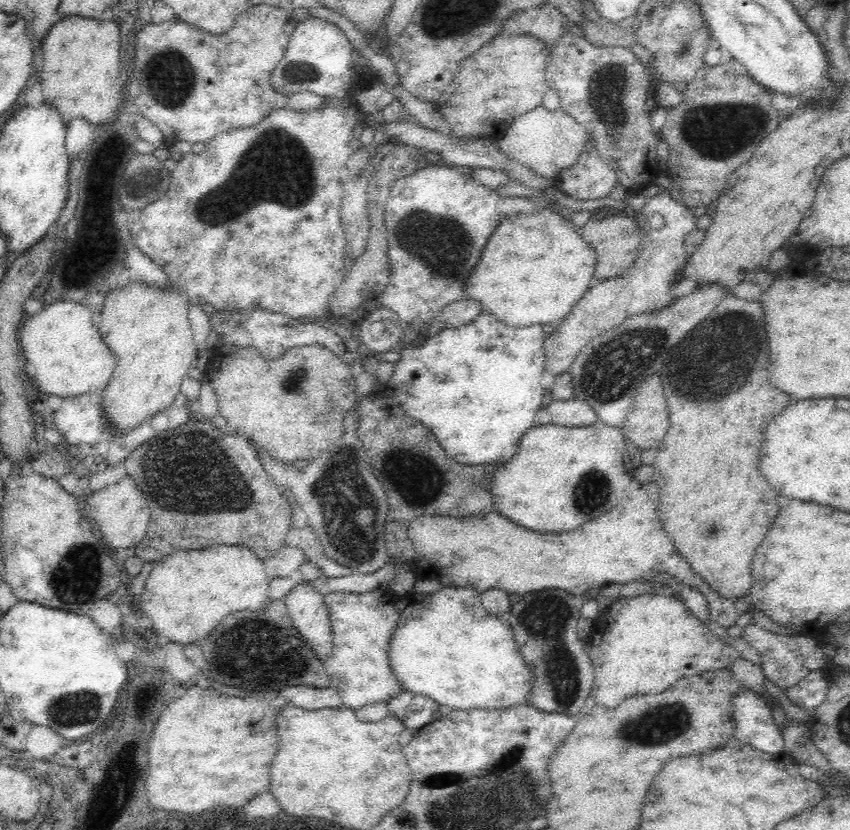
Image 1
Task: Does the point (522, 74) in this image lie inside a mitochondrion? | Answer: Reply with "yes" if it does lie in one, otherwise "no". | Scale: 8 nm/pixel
no

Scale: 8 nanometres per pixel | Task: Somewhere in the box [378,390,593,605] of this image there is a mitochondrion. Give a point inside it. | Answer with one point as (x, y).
(422, 499)

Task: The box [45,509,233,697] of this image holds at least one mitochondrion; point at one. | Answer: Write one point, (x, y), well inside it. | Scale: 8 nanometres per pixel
(80, 577)

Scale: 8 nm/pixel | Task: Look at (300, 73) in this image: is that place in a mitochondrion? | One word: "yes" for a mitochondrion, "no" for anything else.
yes

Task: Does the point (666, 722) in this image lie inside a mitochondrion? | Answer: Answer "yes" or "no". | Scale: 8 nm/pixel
yes

